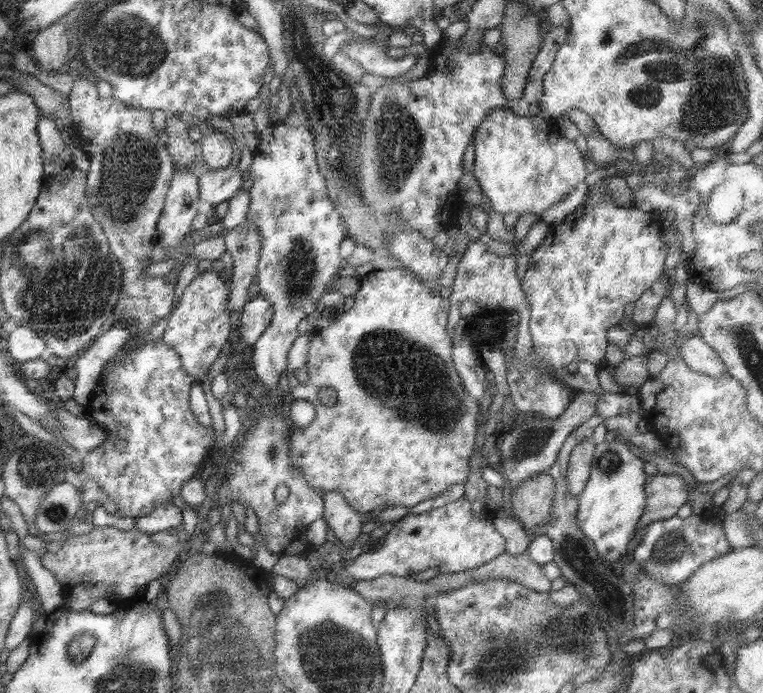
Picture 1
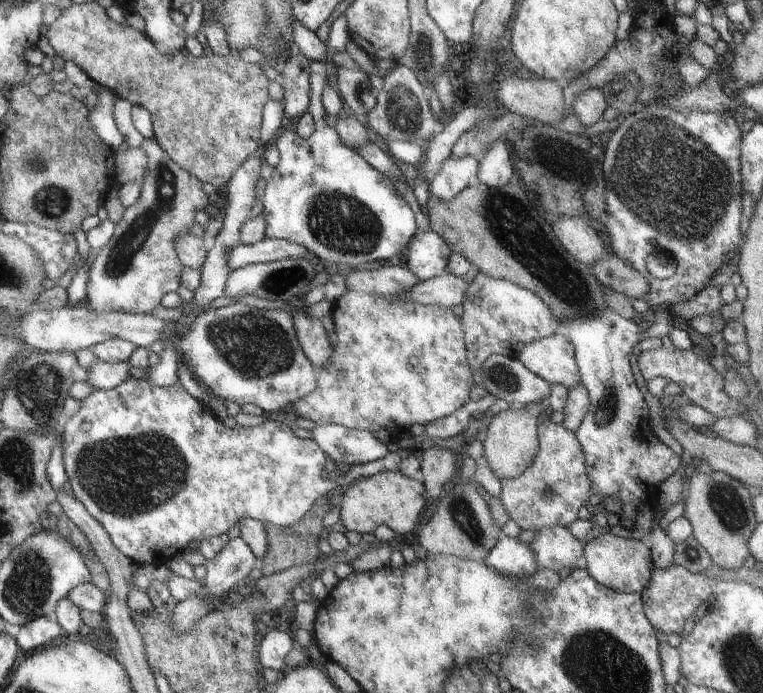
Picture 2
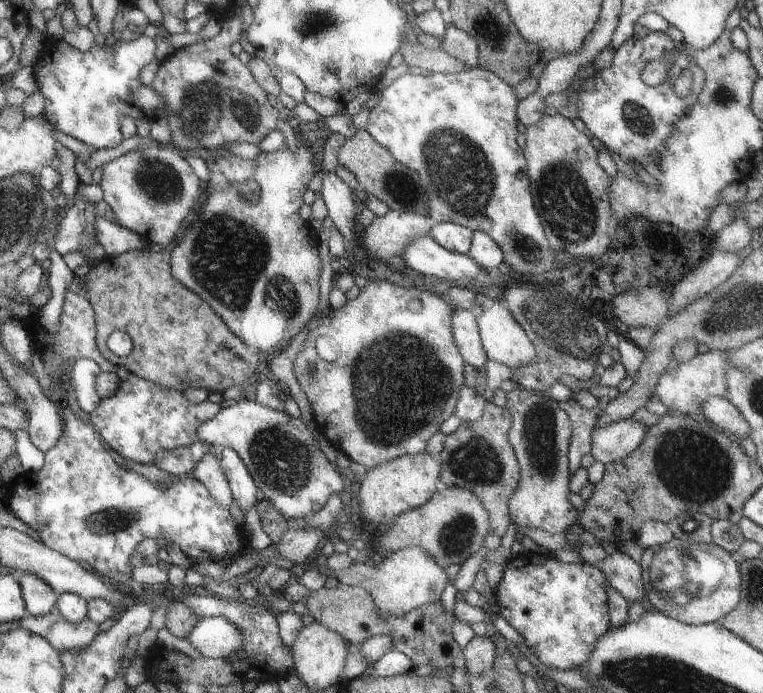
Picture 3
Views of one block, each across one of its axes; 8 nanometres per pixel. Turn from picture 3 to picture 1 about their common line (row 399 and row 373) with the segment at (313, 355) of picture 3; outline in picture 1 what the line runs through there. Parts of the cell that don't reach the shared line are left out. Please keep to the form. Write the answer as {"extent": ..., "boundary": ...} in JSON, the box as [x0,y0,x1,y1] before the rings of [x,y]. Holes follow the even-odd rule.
{"extent":[289,270,481,514],"boundary":[[[379,270],[379,272],[369,272],[363,278],[359,278],[359,290],[357,290],[357,298],[355,304],[345,310],[333,324],[329,324],[327,328],[319,328],[313,332],[309,346],[307,346],[307,362],[305,362],[305,370],[307,370],[307,382],[301,382],[297,388],[291,388],[289,398],[293,400],[307,400],[313,404],[315,408],[315,416],[313,420],[303,426],[303,428],[293,428],[293,434],[289,438],[289,452],[291,458],[295,462],[295,466],[301,470],[301,474],[305,476],[305,482],[315,488],[315,492],[319,494],[329,494],[329,492],[337,492],[343,496],[343,500],[349,504],[349,508],[355,514],[373,514],[373,510],[377,510],[379,506],[385,508],[393,508],[393,506],[401,506],[405,510],[411,510],[413,506],[421,504],[421,502],[429,502],[437,496],[441,496],[443,492],[451,490],[453,486],[465,486],[467,476],[469,476],[469,458],[475,450],[475,438],[477,432],[481,430],[477,426],[477,418],[479,418],[479,410],[477,410],[477,400],[473,400],[461,384],[461,378],[457,374],[455,364],[451,360],[453,354],[453,342],[449,338],[449,330],[447,330],[447,316],[449,316],[449,300],[447,294],[433,294],[429,292],[429,284],[421,282],[413,272],[409,270]],[[321,388],[331,388],[335,392],[335,402],[331,406],[325,406],[319,402],[317,392]]]}

